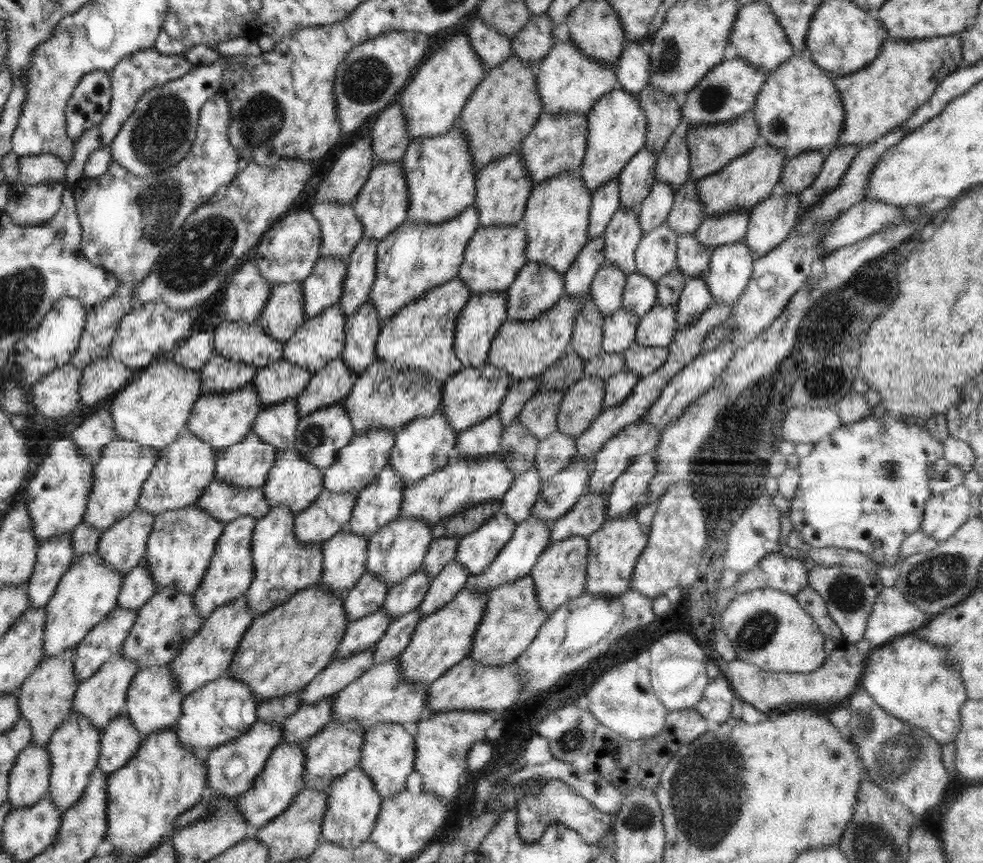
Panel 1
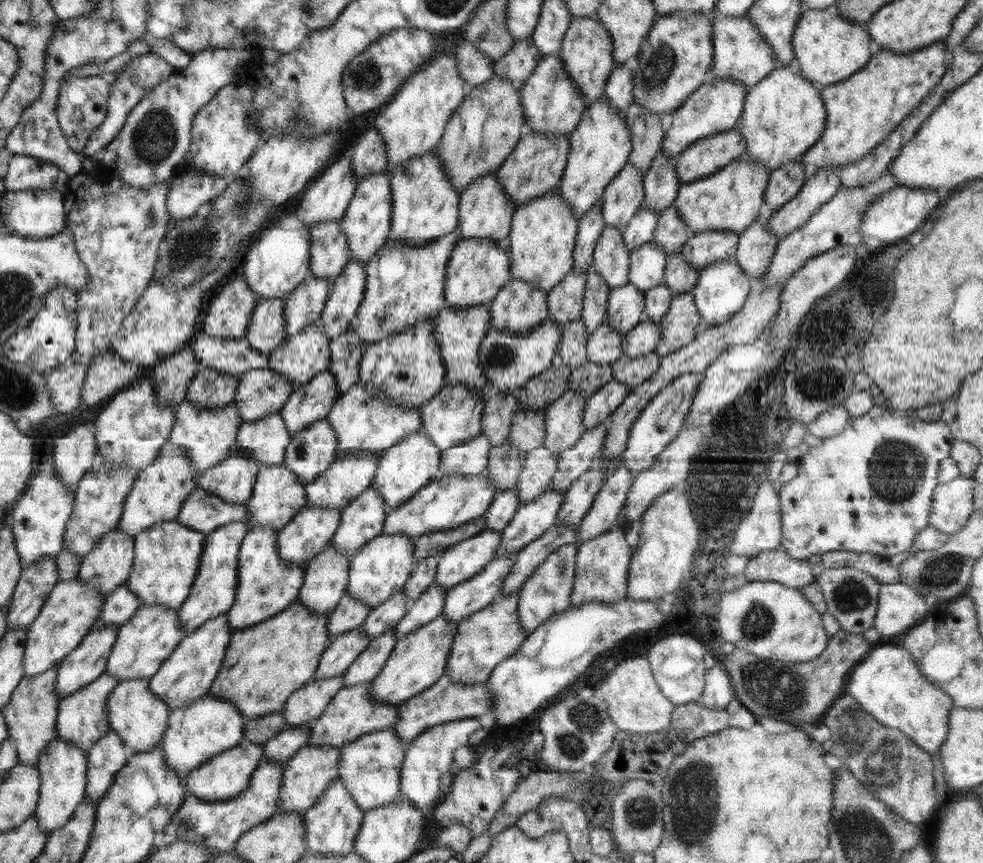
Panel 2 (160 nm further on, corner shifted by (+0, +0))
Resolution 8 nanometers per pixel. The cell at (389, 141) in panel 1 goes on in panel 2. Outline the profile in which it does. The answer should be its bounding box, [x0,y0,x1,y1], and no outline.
[351,128,388,180]

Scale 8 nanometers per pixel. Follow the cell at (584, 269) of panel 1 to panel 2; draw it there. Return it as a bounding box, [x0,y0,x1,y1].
[547,270,588,327]

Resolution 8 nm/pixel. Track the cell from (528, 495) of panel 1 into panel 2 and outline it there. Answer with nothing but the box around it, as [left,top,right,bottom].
[483,488,522,532]

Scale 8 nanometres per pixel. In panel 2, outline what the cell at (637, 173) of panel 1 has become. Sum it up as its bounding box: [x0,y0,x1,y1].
[602,163,644,231]

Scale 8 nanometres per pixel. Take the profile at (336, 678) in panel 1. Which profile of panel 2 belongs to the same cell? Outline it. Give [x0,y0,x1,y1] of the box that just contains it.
[282,674,343,727]

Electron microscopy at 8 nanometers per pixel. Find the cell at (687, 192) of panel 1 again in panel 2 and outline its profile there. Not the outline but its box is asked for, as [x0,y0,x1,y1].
[653,206,693,257]

